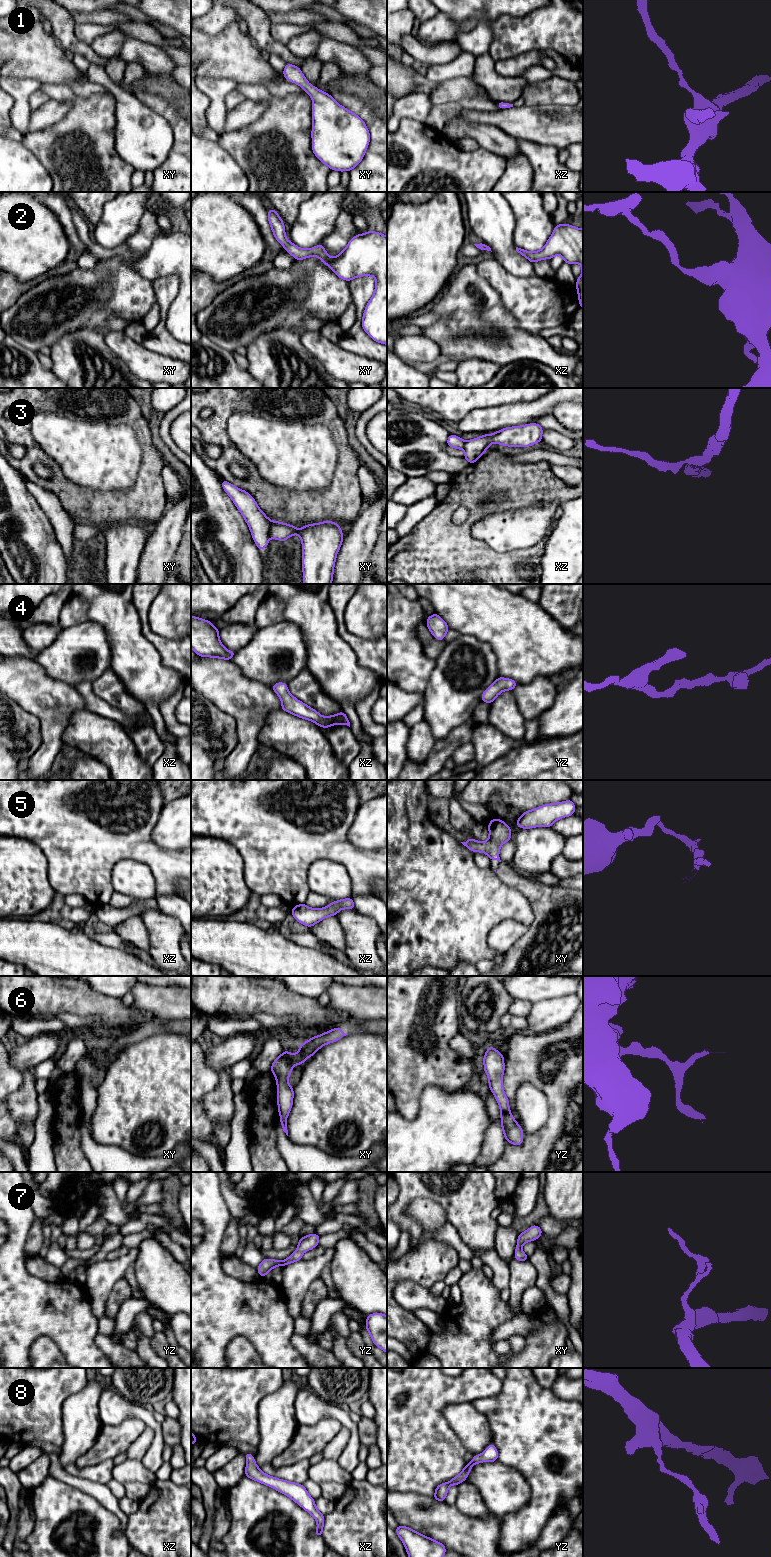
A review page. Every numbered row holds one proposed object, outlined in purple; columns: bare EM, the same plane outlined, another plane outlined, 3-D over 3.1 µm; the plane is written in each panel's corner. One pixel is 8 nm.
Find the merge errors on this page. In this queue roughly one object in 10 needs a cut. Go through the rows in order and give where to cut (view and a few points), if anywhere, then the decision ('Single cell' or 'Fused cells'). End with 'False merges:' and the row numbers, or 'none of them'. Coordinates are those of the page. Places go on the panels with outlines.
1: No split. Single cell
2: No split. Single cell
3: Split along xy (272, 522), (268, 535). Fused cells
4: No split. Single cell
5: No split. Single cell
6: No split. Single cell
7: No split. Single cell
8: No split. Single cell
False merges: 3

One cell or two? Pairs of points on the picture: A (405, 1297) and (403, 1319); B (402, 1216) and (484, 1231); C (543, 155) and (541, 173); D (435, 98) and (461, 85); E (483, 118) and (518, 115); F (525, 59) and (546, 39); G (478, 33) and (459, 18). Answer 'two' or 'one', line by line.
A: two
B: one
C: one
D: one
E: one
F: two
G: one

